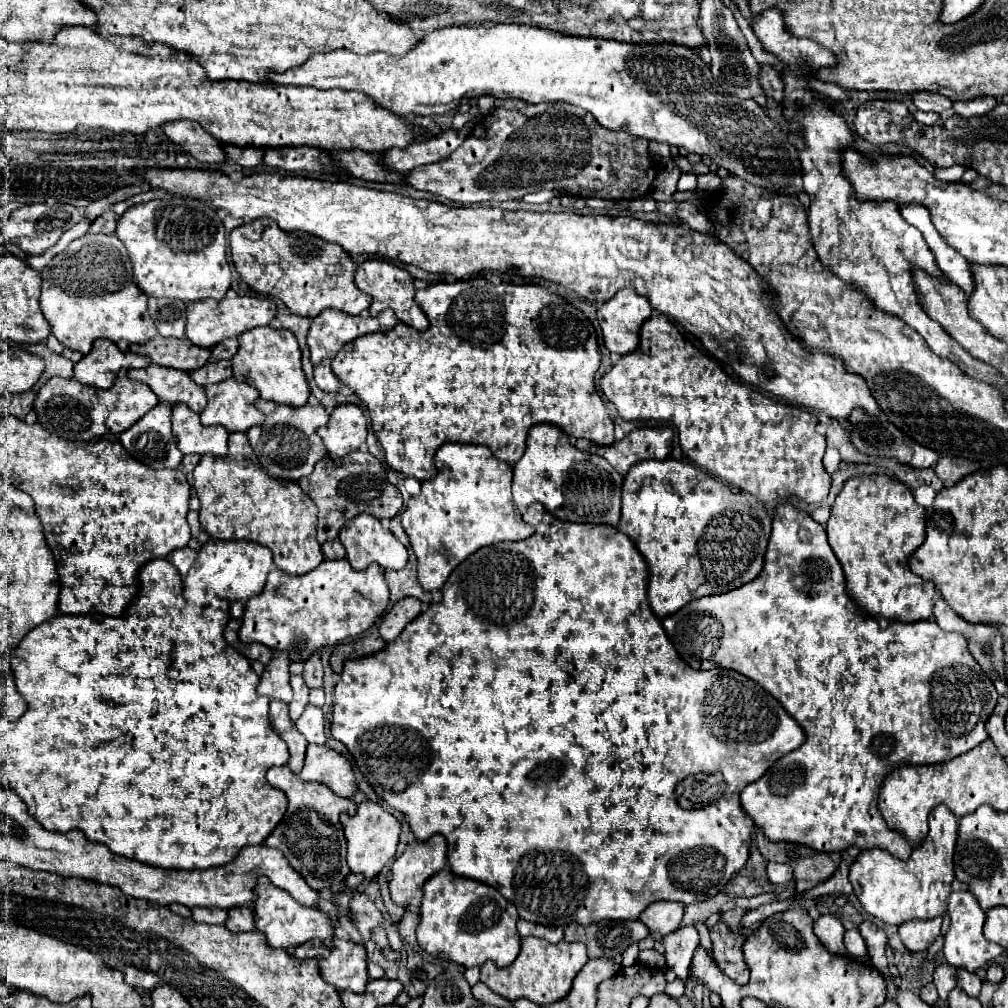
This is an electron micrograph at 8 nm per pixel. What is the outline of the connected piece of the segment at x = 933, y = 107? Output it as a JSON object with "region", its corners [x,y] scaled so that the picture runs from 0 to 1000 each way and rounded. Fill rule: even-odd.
{"region":[[[909,91],[905,95],[905,101],[911,109],[917,109],[917,111],[935,111],[938,107],[944,105],[944,101],[933,93],[925,93],[925,91]]]}

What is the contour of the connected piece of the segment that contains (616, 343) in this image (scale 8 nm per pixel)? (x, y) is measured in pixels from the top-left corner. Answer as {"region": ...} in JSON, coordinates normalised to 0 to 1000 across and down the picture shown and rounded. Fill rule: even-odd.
{"region":[[[619,286],[593,306],[599,343],[609,351],[621,351],[633,343],[635,321],[647,313],[647,304],[639,294]]]}

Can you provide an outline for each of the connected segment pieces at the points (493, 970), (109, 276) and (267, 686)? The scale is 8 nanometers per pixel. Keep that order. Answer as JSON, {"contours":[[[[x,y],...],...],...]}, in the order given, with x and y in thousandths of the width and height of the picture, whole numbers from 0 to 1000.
{"contours":[[[[524,929],[524,931],[518,931],[518,942],[506,958],[494,960],[488,952],[480,954],[476,958],[476,972],[488,984],[492,984],[504,992],[522,990],[522,992],[528,992],[530,996],[548,996],[548,994],[554,994],[556,990],[560,990],[560,986],[563,986],[571,966],[579,960],[579,954],[583,954],[583,946],[581,946],[577,935],[546,937],[536,931]]],[[[83,232],[81,236],[67,242],[67,246],[56,252],[46,266],[42,268],[42,288],[40,288],[40,308],[44,315],[52,323],[52,331],[63,341],[63,345],[75,347],[79,351],[87,351],[91,347],[91,339],[97,335],[111,337],[119,347],[127,347],[133,339],[147,339],[153,335],[155,323],[145,308],[147,294],[131,280],[127,264],[123,260],[127,254],[123,242],[115,236],[115,232]]],[[[272,647],[270,655],[266,657],[258,679],[256,679],[256,688],[258,690],[266,690],[266,692],[274,692],[280,696],[288,696],[290,694],[290,683],[288,683],[288,653],[286,647]]]]}

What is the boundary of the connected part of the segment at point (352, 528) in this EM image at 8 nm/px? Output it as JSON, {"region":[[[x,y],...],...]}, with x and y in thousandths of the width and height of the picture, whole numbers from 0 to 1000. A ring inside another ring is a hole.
{"region":[[[357,510],[351,512],[345,520],[339,522],[337,526],[337,538],[343,544],[343,554],[349,560],[351,565],[361,565],[367,560],[377,560],[381,565],[397,565],[405,558],[405,548],[403,544],[391,534],[387,526],[379,522],[379,518],[367,510]]]}

